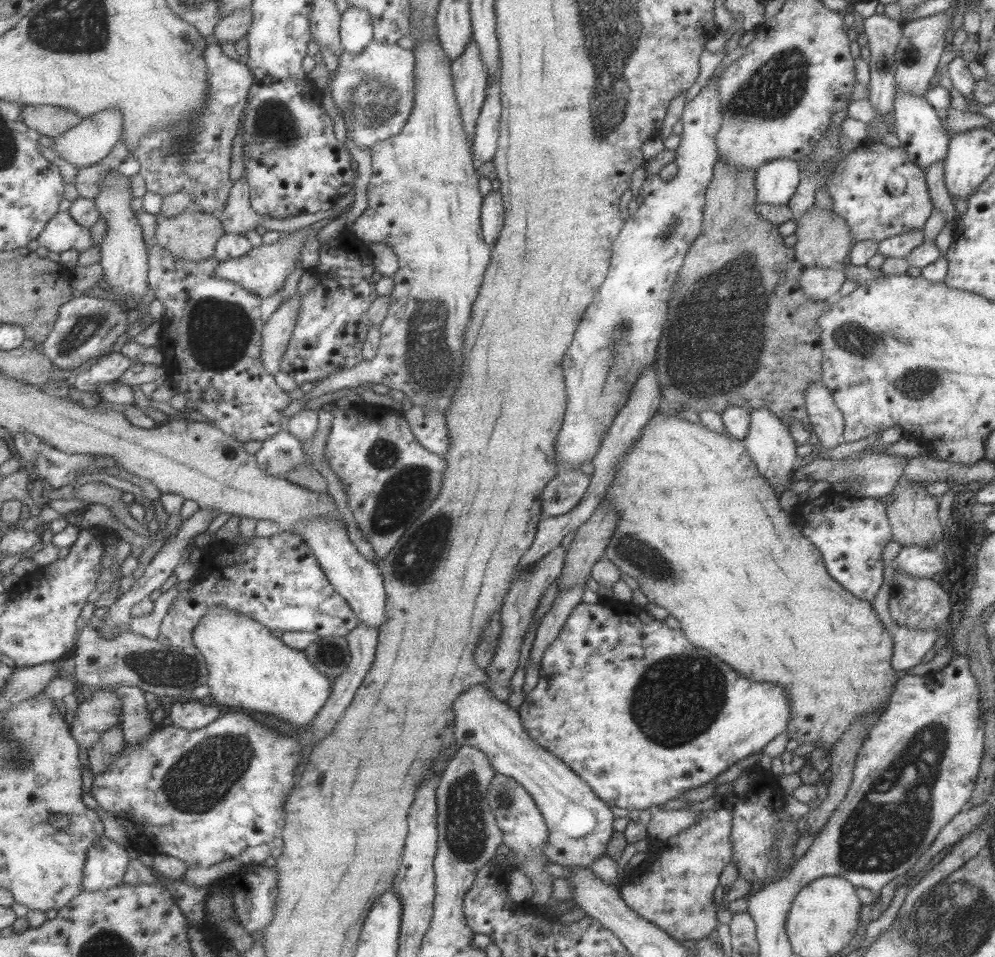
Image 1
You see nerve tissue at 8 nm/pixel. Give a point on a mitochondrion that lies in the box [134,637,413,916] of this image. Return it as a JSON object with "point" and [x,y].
{"point":[199,781]}

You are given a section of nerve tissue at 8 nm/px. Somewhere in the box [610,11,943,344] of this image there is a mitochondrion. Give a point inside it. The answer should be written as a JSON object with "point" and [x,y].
{"point":[773,91]}

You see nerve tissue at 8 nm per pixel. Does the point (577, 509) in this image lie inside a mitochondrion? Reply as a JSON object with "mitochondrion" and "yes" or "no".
{"mitochondrion":"no"}

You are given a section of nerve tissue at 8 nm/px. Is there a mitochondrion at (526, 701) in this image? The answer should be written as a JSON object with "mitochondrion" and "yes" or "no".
{"mitochondrion":"no"}

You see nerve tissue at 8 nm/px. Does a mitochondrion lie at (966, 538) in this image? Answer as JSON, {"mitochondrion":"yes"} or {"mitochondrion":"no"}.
{"mitochondrion":"no"}

